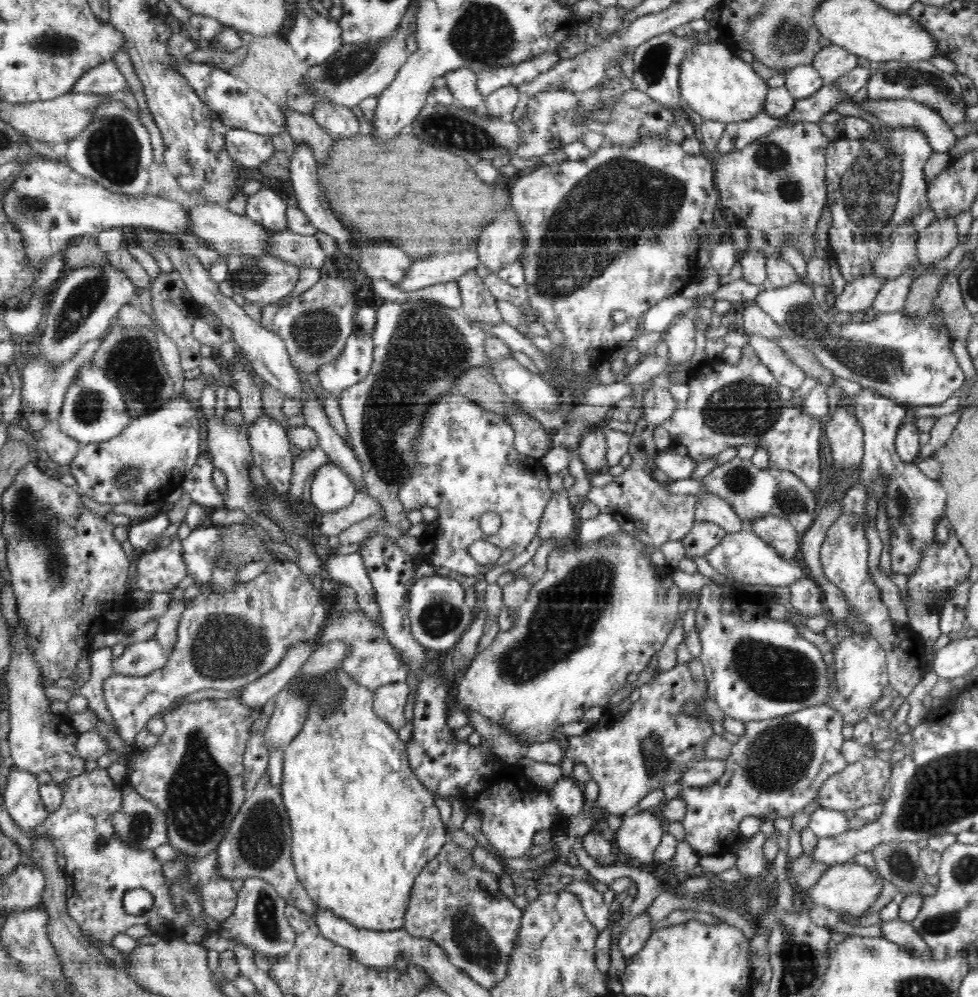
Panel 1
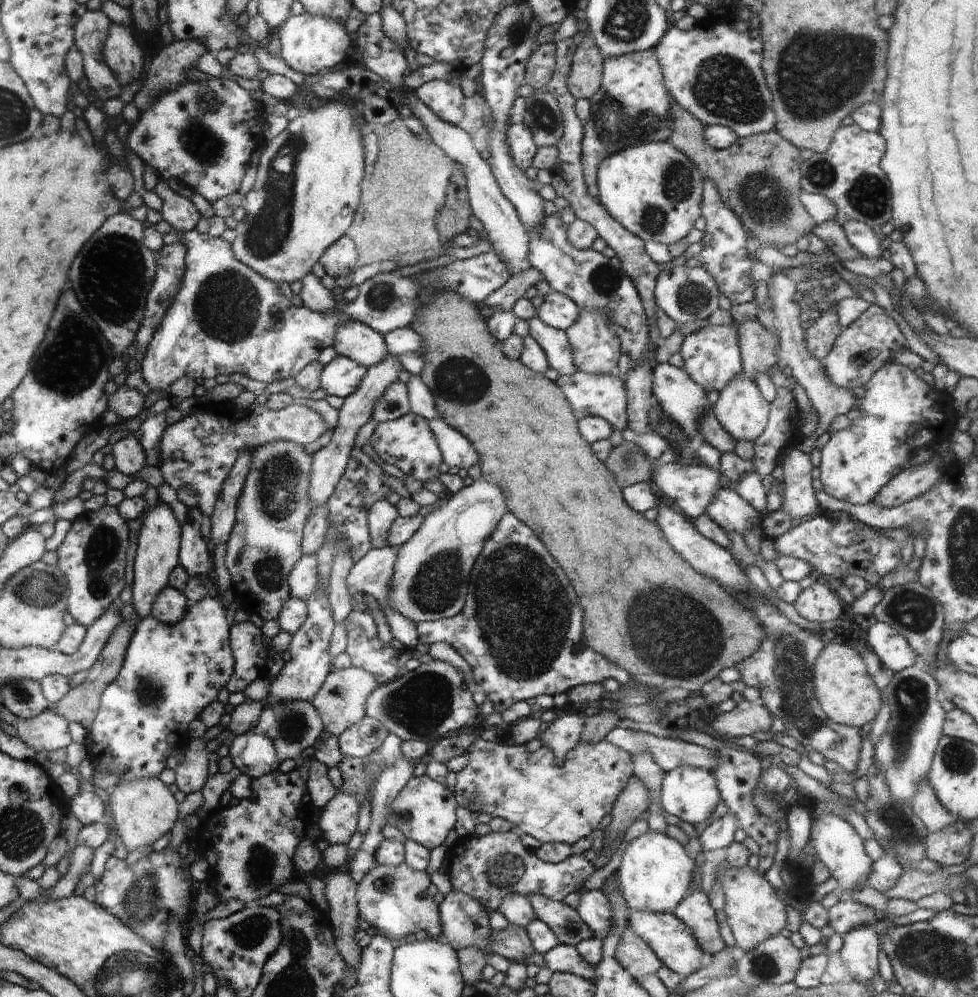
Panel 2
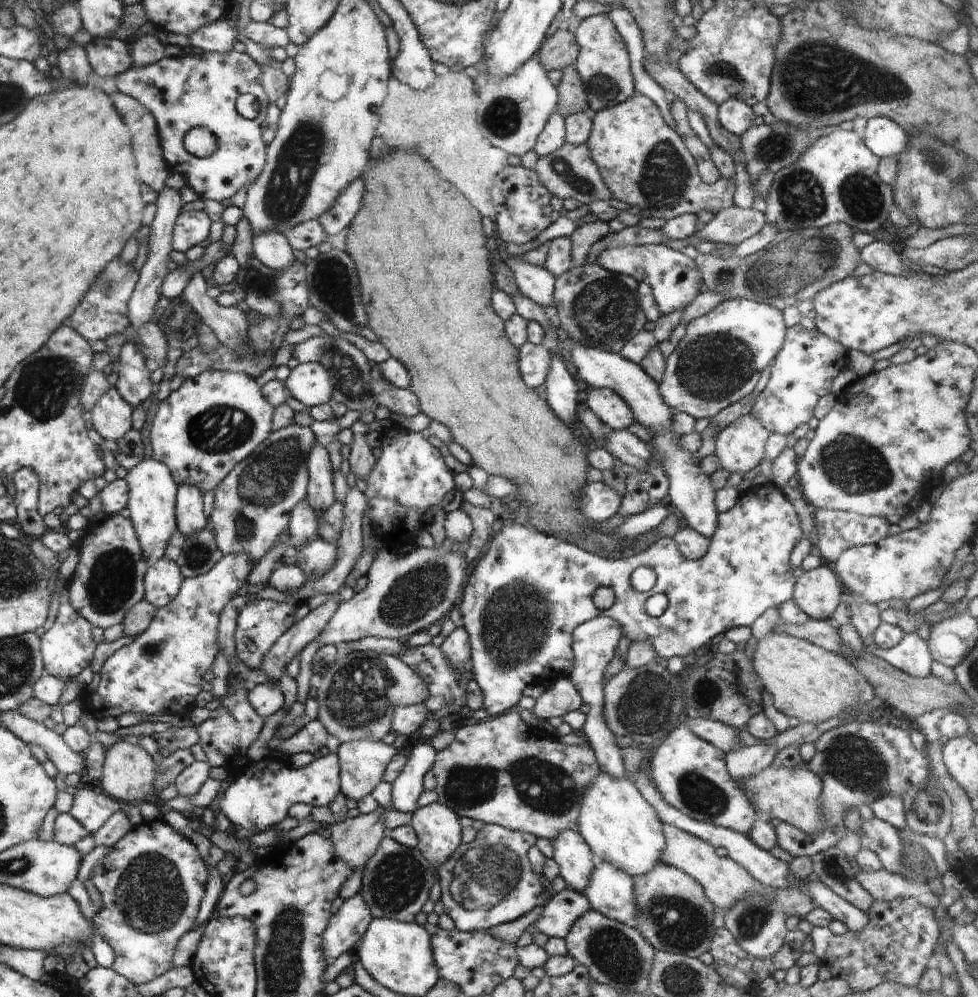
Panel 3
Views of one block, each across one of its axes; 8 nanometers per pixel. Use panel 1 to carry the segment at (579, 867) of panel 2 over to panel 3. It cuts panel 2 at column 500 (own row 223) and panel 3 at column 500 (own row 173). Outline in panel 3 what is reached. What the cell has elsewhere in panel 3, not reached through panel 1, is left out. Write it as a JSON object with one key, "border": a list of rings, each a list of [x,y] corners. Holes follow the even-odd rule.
{"border":[[[486,824],[474,840],[460,843],[456,852],[438,868],[443,912],[452,918],[455,928],[466,932],[486,932],[489,928],[512,922],[536,906],[544,906],[554,894],[550,893],[551,881],[534,873],[528,858],[528,849],[536,844],[534,835],[510,830],[500,825]]]}

